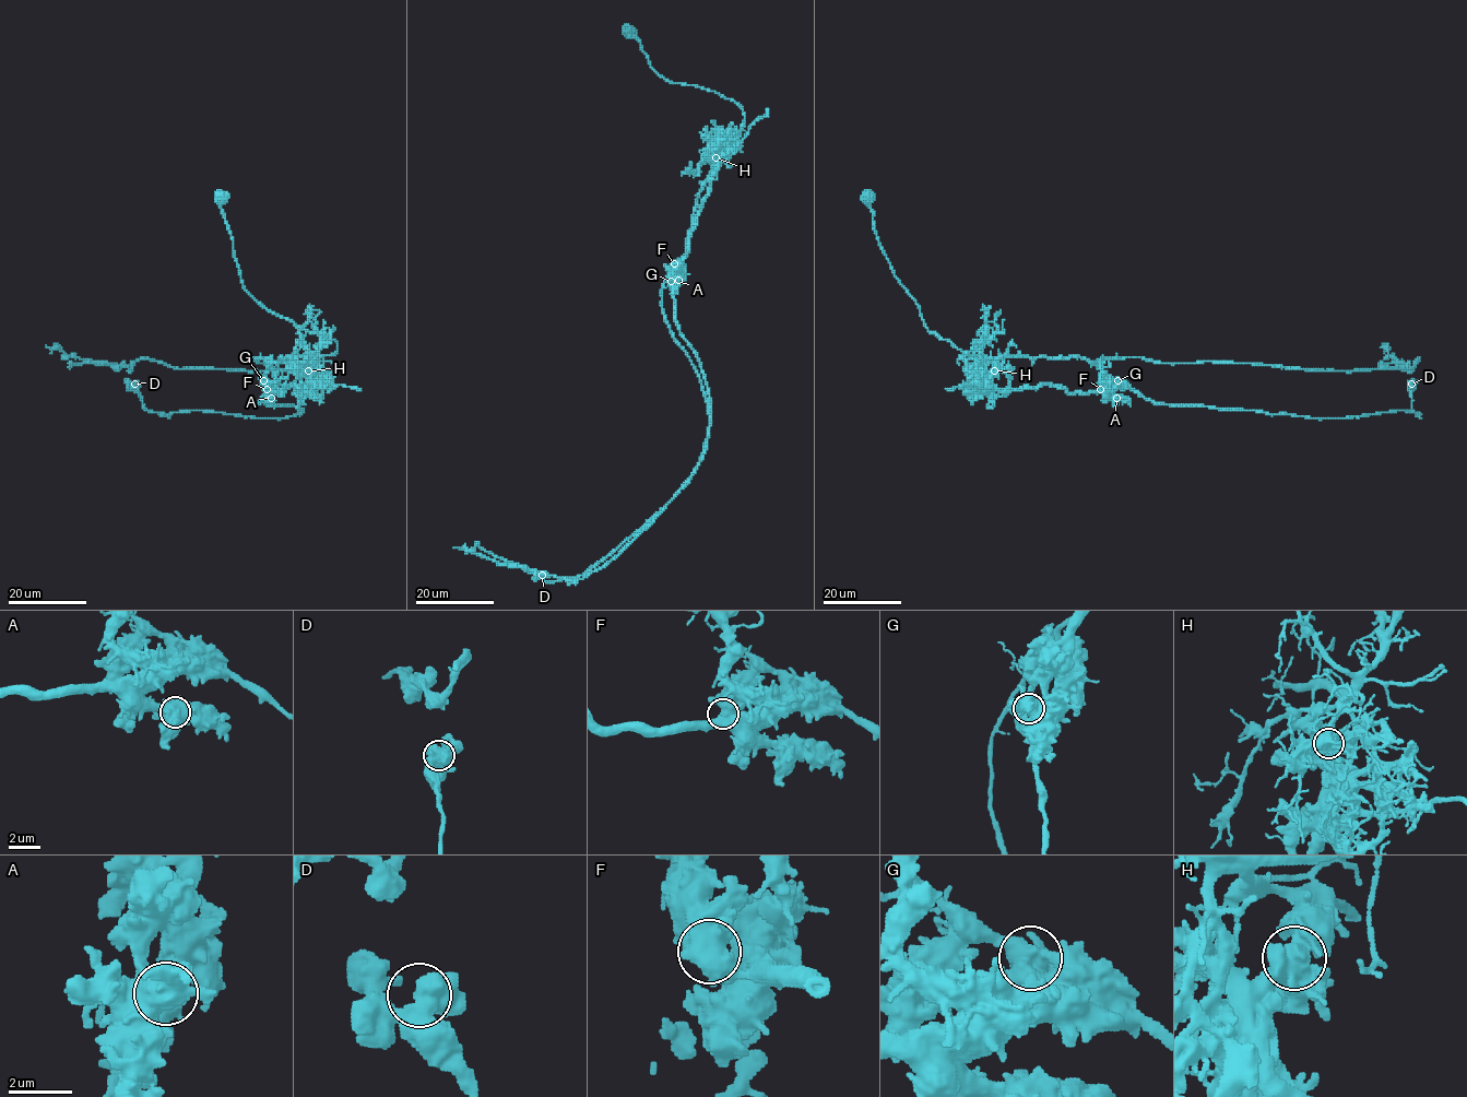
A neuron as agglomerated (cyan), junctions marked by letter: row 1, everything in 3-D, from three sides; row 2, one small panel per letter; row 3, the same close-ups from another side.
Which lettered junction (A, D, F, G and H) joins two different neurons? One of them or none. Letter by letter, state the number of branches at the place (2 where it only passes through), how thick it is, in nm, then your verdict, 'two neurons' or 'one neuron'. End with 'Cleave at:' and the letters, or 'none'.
A: 4 | 650 nm | one neuron
D: 3 | 600 nm | one neuron
F: 3 | 600 nm | one neuron
G: 3 | 650 nm | two neurons
H: 3 | 650 nm | one neuron
Cleave at: G

